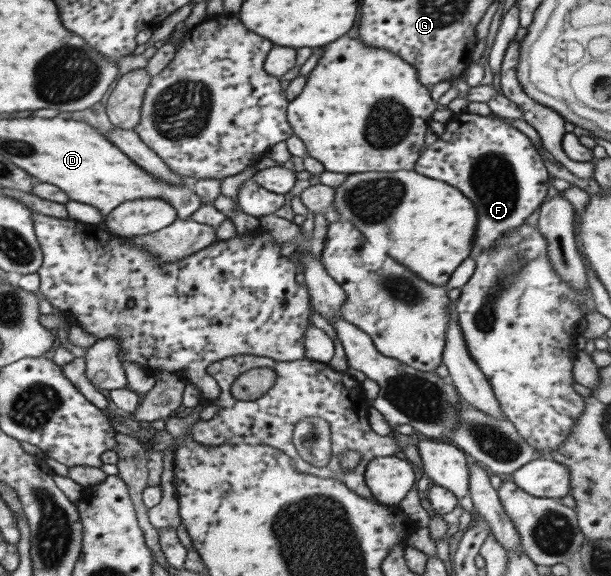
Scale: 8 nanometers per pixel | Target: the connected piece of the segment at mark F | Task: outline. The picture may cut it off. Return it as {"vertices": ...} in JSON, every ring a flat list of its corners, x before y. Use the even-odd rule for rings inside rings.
{"vertices":[[467,111,453,113,449,117,444,123,442,134,432,144,424,146,412,170,456,187,458,191,462,191,464,197,472,201,478,215,474,235,474,247,478,249,492,246,498,236,522,225,530,213,542,203,548,189,548,171,524,133,510,123,493,118,492,115,480,116]]}

